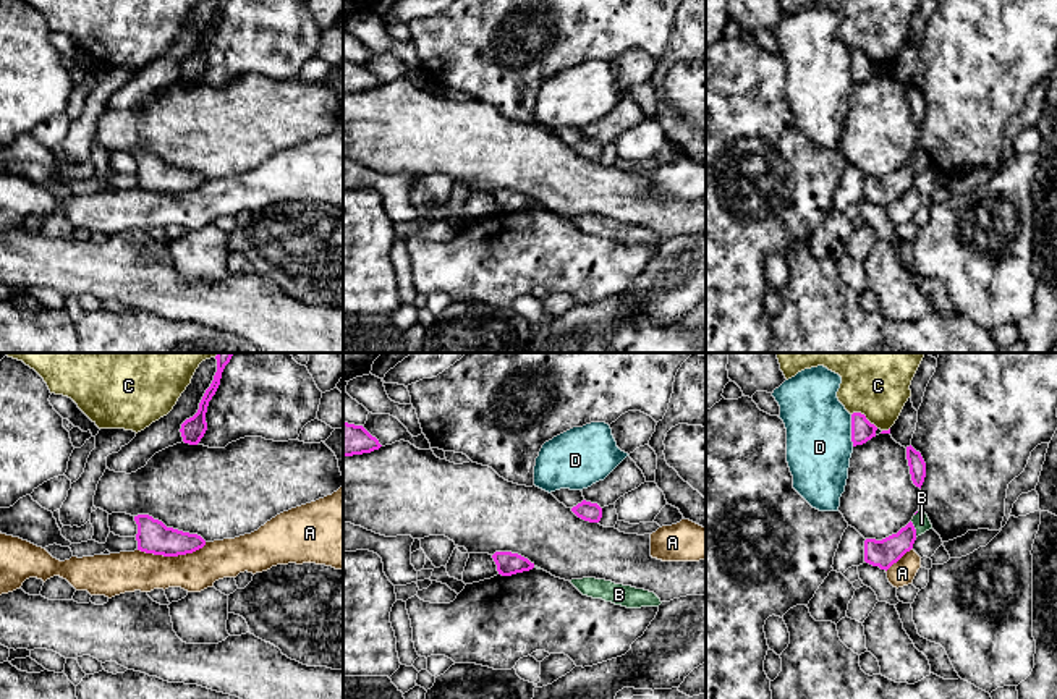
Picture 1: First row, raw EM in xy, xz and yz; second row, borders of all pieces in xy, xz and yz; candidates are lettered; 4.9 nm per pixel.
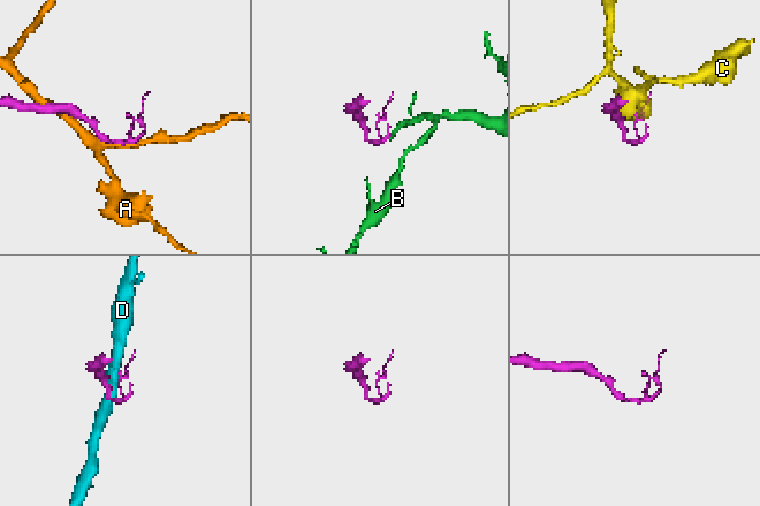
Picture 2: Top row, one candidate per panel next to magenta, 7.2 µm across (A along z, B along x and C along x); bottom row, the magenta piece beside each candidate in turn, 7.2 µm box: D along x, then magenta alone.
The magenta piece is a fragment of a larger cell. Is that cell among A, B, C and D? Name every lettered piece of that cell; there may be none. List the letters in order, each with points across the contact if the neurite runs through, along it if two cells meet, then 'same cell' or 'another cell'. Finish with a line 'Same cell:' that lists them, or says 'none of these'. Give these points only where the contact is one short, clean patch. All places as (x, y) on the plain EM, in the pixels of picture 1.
A: border along xy (206, 180), (191, 190), (177, 193), (154, 193), (138, 188); another cell
B: runs through yz (886, 190), (915, 167), (921, 160); same cell
C: another cell
D: another cell
Same cell: B

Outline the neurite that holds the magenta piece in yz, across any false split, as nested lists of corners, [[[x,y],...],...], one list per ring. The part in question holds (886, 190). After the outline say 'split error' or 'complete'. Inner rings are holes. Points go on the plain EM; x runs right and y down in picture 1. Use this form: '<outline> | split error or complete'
[[[919,147],[913,157],[897,172],[892,172],[882,178],[866,176],[864,199],[887,209],[894,201],[897,201],[906,189],[913,186],[916,175],[929,167],[932,167],[932,162],[928,152]]] | split error

